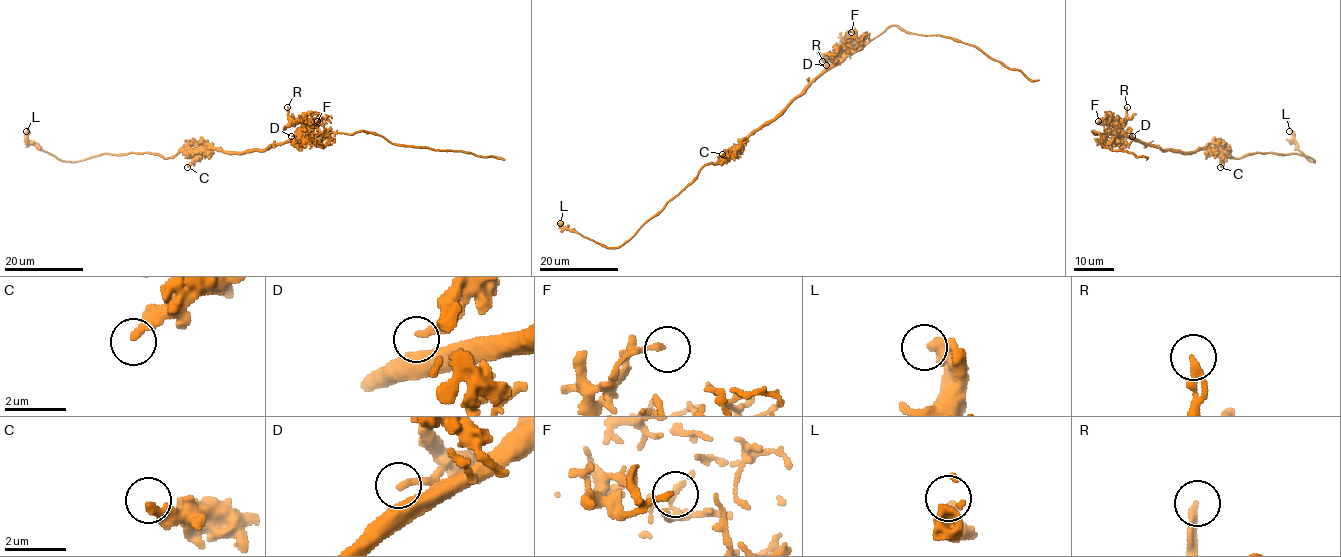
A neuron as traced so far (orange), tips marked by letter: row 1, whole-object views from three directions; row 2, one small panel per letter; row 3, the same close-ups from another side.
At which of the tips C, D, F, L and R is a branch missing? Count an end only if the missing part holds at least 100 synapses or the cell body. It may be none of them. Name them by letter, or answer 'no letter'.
no letter

